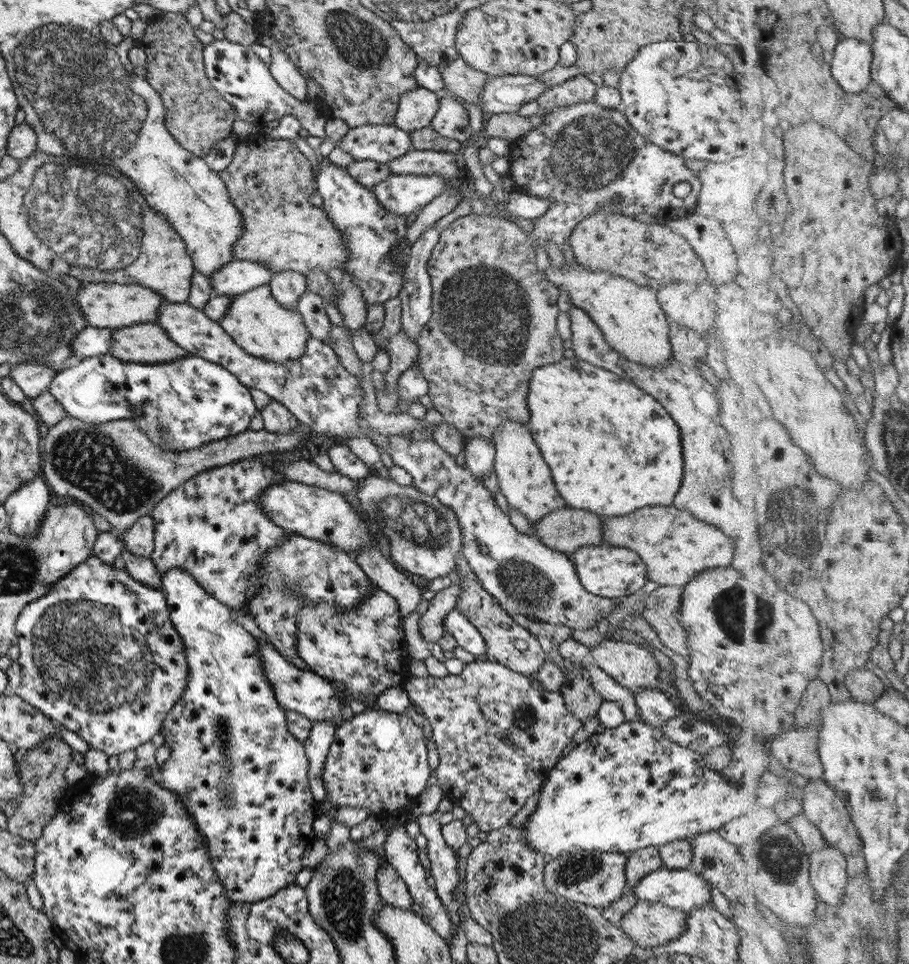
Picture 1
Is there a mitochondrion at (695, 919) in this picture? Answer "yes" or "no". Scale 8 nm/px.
no

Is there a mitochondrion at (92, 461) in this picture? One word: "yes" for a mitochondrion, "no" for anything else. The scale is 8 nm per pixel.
yes

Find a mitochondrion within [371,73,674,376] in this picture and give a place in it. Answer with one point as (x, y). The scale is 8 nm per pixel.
(488, 313)

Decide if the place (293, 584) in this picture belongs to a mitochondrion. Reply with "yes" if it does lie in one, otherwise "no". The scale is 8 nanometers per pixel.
yes

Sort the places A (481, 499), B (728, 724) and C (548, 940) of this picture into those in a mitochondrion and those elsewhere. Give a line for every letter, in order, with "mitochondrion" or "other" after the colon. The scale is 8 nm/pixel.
A: other
B: other
C: mitochondrion

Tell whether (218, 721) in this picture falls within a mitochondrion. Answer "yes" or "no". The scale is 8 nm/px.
yes

